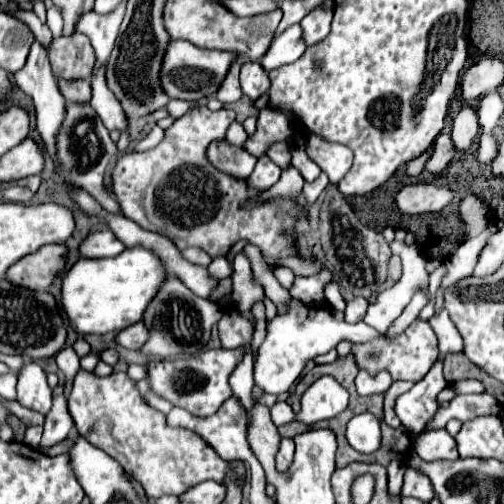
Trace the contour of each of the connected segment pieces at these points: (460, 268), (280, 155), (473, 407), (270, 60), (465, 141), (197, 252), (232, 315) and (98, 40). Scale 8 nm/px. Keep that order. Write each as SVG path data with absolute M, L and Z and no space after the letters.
M485 229L481 235L467 239L463 245L459 245L459 249L447 259L447 275L445 275L445 285L453 285L455 279L465 279L473 273L477 259L481 255L481 251L485 249L485 245L489 243L489 237L493 235L491 229Z
M273 143L269 149L267 149L267 157L281 165L281 167L287 167L289 165L289 149L287 149L287 143Z
M479 393L479 395L457 395L449 407L441 407L437 411L437 417L433 419L433 423L429 423L427 429L433 427L443 427L443 423L447 423L449 419L459 419L459 421L467 421L479 415L497 415L499 413L499 403L489 395L489 393Z
M295 23L295 25L287 27L273 41L273 45L269 47L269 51L261 59L261 65L263 65L265 71L277 69L281 65L287 65L287 63L297 61L303 55L305 49L307 49L307 45L305 45L305 39L303 39L303 29L301 29L299 23Z
M463 107L453 121L453 143L459 151L467 151L473 145L473 139L479 135L479 119L473 107Z
M199 247L183 249L183 251L181 251L181 255L183 255L187 261L191 261L191 263L195 263L195 265L203 265L203 267L211 261L211 257L209 257L203 249L199 249Z
M225 309L219 327L219 339L225 349L247 345L253 339L253 325L241 315L239 309Z
M125 1L117 11L109 13L107 17L101 17L101 15L89 11L89 13L83 13L79 17L79 21L75 23L76 32L87 35L93 43L93 49L95 49L95 55L97 55L93 75L103 65L107 65L107 59L111 55L111 49L113 49L113 43L115 43L115 37L117 37L121 19L123 19L123 11L125 11Z

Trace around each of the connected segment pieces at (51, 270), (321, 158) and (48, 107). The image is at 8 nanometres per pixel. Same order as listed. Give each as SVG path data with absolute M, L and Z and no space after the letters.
M43 245L37 253L31 253L29 257L23 257L21 261L17 261L15 265L9 267L7 277L9 281L17 283L17 285L25 285L27 289L49 289L55 281L55 277L65 269L67 265L67 247L65 245Z
M305 131L307 141L307 153L309 157L329 175L331 183L339 183L343 179L343 173L353 163L353 151L341 143L331 143L313 131Z
M35 41L31 45L27 63L25 63L23 69L19 69L15 73L15 81L17 81L19 89L23 89L27 95L33 97L35 111L37 111L37 131L41 133L45 149L49 151L49 155L55 161L55 133L57 133L57 125L61 125L61 117L65 117L65 99L63 99L63 95L57 89L57 79L53 75L51 65L49 65L49 53L47 53L47 49L39 41Z

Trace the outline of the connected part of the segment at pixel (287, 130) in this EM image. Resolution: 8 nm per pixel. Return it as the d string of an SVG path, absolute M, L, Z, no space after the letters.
M265 107L259 113L259 121L257 121L255 135L251 135L245 141L243 147L249 153L253 153L255 157L263 157L269 143L273 143L273 141L287 141L293 133L295 133L293 119L287 113L283 113L279 109Z

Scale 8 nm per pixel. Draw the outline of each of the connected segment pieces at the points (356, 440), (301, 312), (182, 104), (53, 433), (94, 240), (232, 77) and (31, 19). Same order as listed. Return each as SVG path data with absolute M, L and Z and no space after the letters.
M373 413L355 415L347 423L347 441L359 453L375 453L381 446L381 420Z
M299 301L289 303L289 313L285 315L275 315L275 319L267 325L267 337L263 345L259 347L259 355L255 361L255 385L261 387L265 393L281 395L285 393L293 381L299 377L303 371L305 363L309 359L315 359L317 355L325 355L331 349L337 347L341 339L347 339L351 343L365 343L371 339L383 337L377 329L369 327L367 323L359 321L355 325L347 323L343 313L329 307L329 305L303 305Z
M171 99L169 101L169 105L165 107L169 113L171 113L171 117L181 117L181 115L185 115L189 109L195 109L197 105L193 103L193 101L181 101L181 99Z
M63 395L53 399L53 409L45 417L45 431L41 437L41 449L49 449L63 441L73 431L73 419L67 411L67 399Z
M99 231L99 233L93 233L93 235L89 235L83 243L81 243L81 247L79 247L79 251L81 251L81 255L83 257L115 257L115 255L119 255L121 251L125 249L125 245L115 237L115 233L113 231Z
M239 55L237 59L237 65L233 65L233 69L229 69L229 77L225 79L225 85L221 85L221 89L217 91L217 99L221 103L235 103L243 97L243 91L241 91L241 85L239 85L239 67L247 61L247 57Z
M19 11L19 13L13 13L13 15L19 17L21 21L27 21L29 29L33 31L33 35L35 35L35 37L49 49L49 45L51 45L51 41L53 41L53 35L51 35L49 27L47 27L45 23L41 23L39 17L37 17L33 11Z

